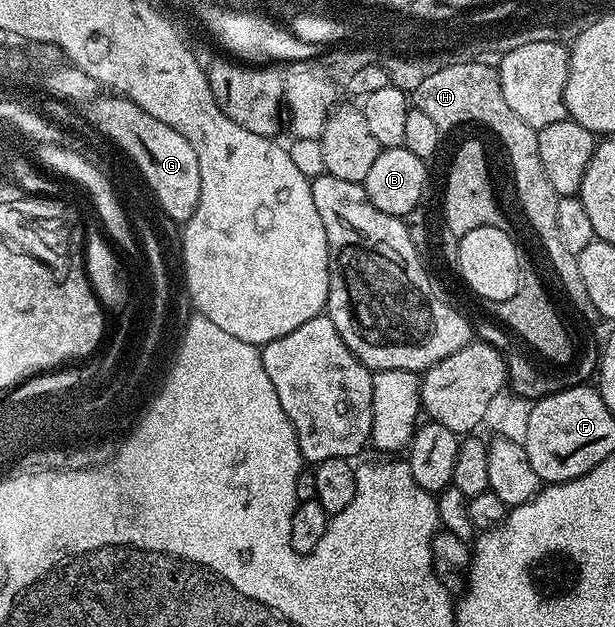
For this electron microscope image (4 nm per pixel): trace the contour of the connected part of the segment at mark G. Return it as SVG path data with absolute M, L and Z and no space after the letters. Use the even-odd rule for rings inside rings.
M99 95L89 108L88 116L89 119L90 116L94 119L93 127L103 137L110 136L112 143L119 144L130 155L131 162L146 179L151 194L158 199L163 214L170 220L190 220L200 198L200 166L196 162L196 150L192 150L190 143L176 134L172 126L164 126L164 122L140 110L140 106L136 106L125 96Z

